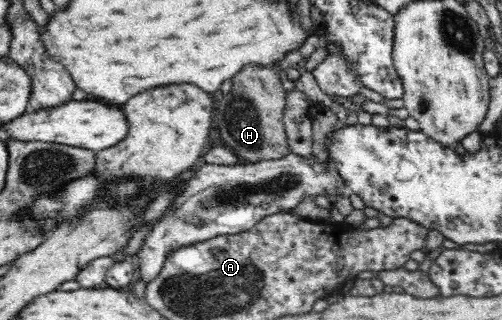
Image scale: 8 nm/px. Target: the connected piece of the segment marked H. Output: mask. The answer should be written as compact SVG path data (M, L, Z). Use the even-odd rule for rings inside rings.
M244 66L244 70L240 70L240 74L236 74L234 78L232 78L232 88L229 92L224 94L223 98L219 101L216 101L216 122L218 122L218 130L220 130L220 138L232 148L234 154L240 157L245 162L249 163L258 163L264 162L268 160L282 160L282 158L286 158L286 155L290 153L290 149L288 148L288 143L286 140L286 131L283 123L283 114L285 110L285 100L287 91L284 89L284 85L282 84L282 80L280 78L279 72L274 70L270 70L270 68L266 68L266 66Z

